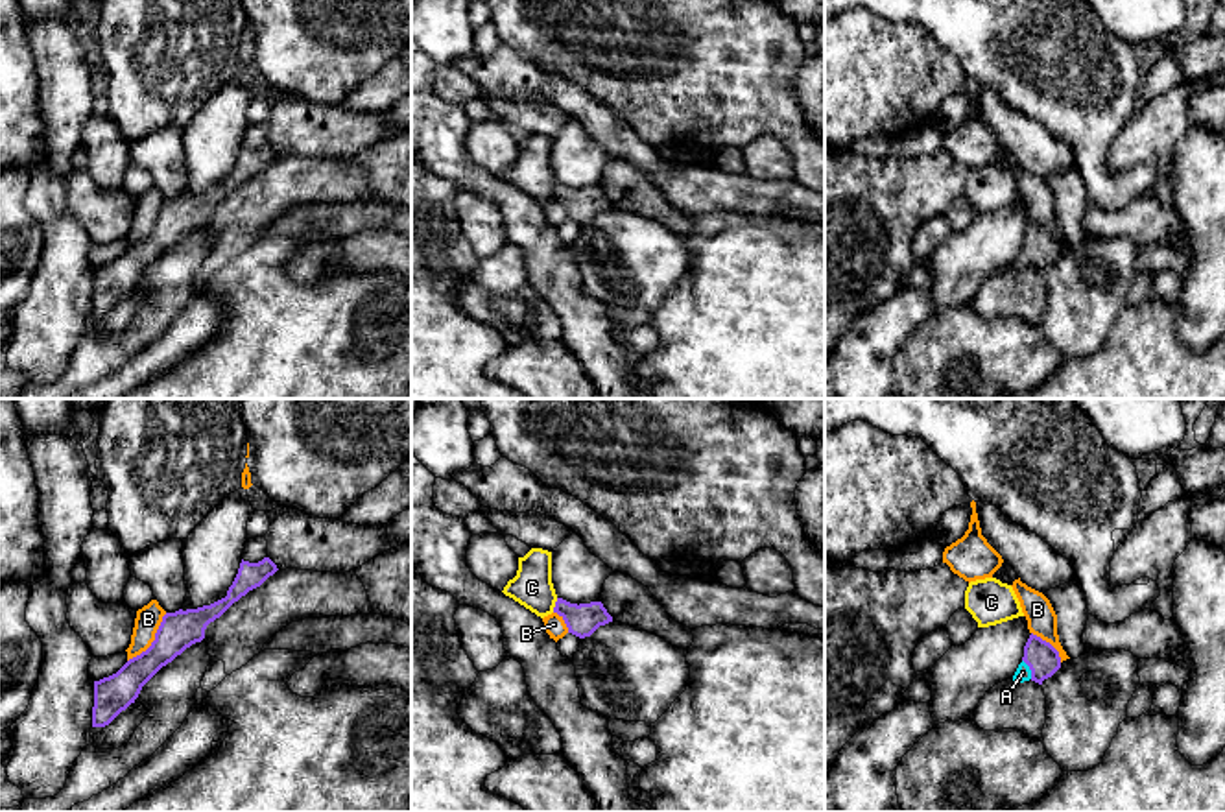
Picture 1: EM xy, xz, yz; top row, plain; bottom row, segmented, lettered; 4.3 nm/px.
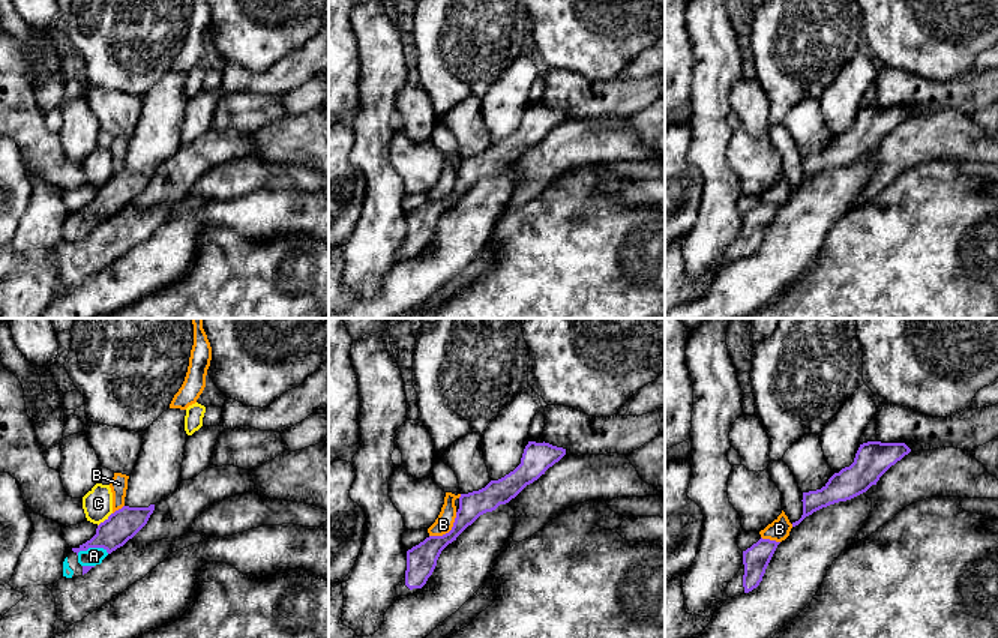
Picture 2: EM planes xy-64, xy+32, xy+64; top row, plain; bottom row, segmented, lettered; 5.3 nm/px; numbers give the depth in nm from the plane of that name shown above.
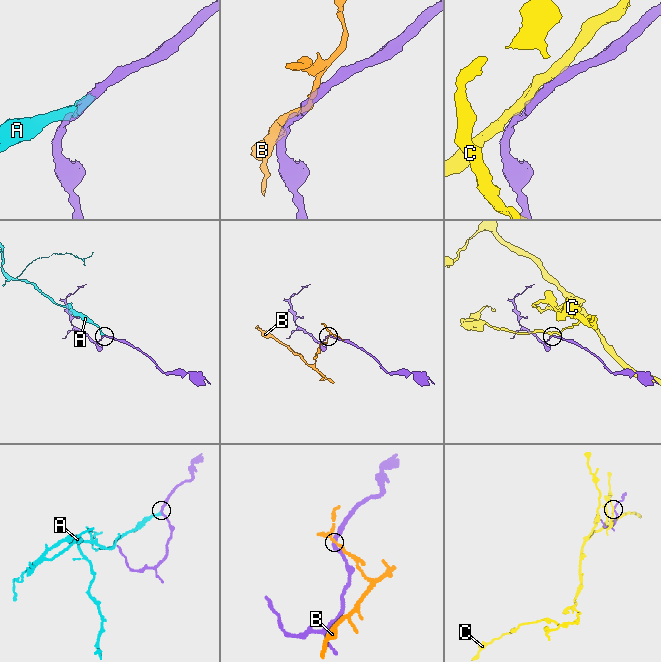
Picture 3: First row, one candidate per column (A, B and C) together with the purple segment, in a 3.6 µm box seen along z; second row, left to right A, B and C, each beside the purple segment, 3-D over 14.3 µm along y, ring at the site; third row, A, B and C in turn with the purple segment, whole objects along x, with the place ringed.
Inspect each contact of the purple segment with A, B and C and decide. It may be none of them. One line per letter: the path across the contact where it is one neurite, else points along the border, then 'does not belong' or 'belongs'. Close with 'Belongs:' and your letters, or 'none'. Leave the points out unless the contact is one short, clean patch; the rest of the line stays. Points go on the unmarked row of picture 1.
A: way yz (1043, 246), (1030, 255), (1022, 259); belongs
B: does not belong
C: border xz (558, 185), (552, 198); does not belong
Belongs: A

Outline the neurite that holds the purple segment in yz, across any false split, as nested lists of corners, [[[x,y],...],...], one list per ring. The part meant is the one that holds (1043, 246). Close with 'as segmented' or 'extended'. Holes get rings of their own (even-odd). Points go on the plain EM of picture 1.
[[[1029,221],[1024,233],[1024,244],[1018,251],[1013,268],[1035,268],[1042,271],[1044,266],[1052,264],[1061,255],[1059,238],[1037,221]]] | extended

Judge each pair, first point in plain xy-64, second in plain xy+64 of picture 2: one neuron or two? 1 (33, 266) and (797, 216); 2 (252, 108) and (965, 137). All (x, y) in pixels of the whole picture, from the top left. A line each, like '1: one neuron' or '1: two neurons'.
1: two neurons
2: two neurons

